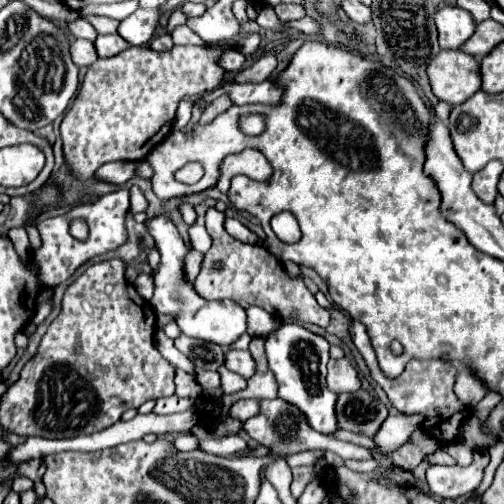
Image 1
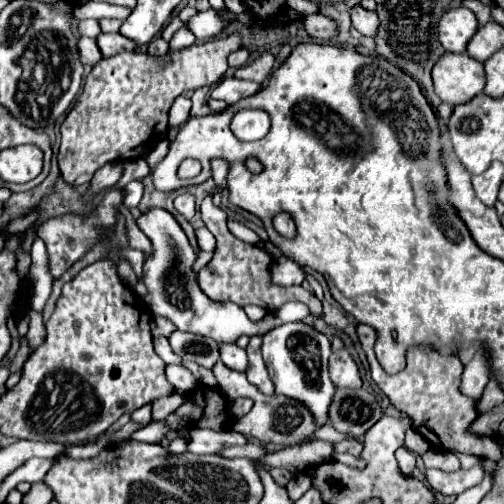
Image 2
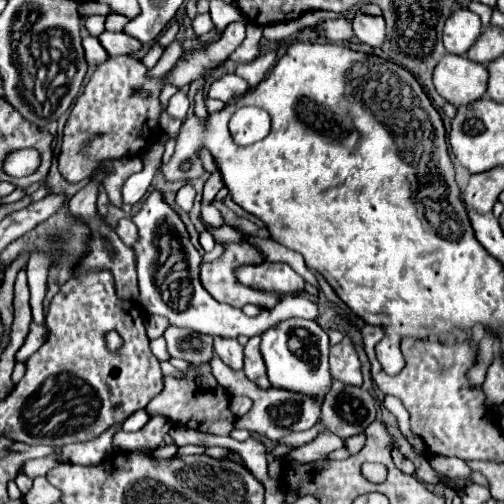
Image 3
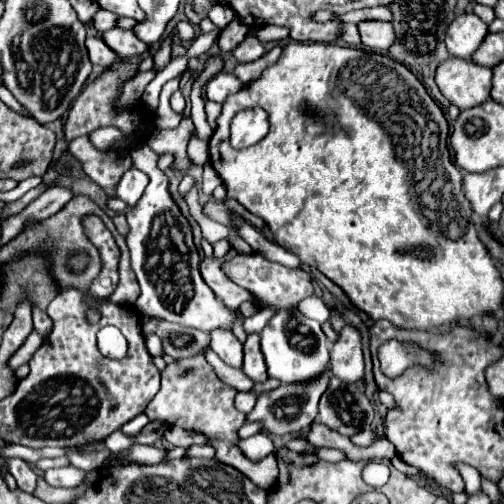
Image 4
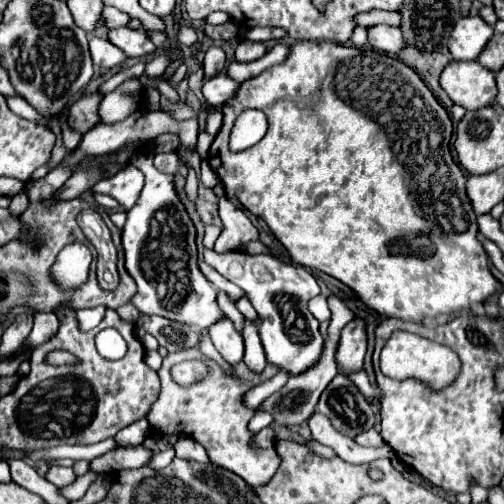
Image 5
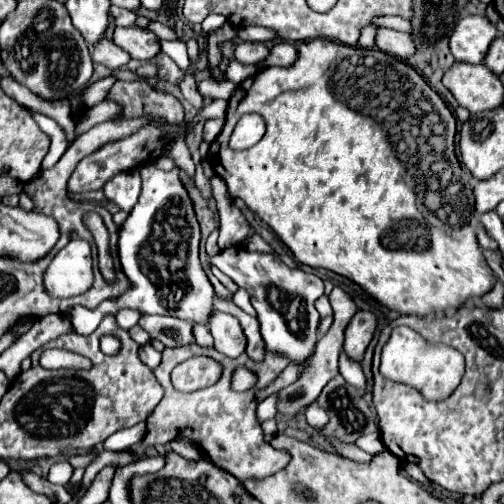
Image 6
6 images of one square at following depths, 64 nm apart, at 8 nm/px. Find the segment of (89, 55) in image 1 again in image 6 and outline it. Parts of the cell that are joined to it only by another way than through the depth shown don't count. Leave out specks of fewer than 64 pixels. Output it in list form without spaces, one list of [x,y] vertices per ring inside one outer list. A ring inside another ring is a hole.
[[[100,40],[100,44],[96,44],[96,48],[92,50],[92,60],[98,64],[104,64],[106,68],[114,70],[120,66],[126,66],[132,58],[126,50],[122,50],[120,46],[116,46],[112,40]]]

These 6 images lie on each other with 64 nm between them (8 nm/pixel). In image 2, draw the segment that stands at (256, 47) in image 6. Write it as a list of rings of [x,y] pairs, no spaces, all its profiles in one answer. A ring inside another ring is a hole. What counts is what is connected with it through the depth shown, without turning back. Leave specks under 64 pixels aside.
[[[242,46],[242,48],[238,48],[236,52],[232,52],[232,54],[228,56],[228,64],[230,64],[232,68],[240,68],[240,66],[246,64],[248,56],[250,56],[250,50],[248,50],[246,46]]]

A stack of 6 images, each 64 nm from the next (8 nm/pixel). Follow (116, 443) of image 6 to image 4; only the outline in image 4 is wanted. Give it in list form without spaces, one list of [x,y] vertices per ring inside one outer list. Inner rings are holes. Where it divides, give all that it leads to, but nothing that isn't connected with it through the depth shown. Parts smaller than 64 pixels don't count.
[[[138,416],[136,420],[130,420],[128,424],[124,424],[124,428],[122,428],[122,432],[126,434],[126,436],[136,436],[146,424],[148,424],[150,420],[146,418],[146,416]]]

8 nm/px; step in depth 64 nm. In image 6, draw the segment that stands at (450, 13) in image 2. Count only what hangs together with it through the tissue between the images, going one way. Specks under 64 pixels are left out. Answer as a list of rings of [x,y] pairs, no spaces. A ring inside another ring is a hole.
[[[486,16],[462,18],[450,36],[452,56],[456,62],[482,64],[496,34],[496,26]]]

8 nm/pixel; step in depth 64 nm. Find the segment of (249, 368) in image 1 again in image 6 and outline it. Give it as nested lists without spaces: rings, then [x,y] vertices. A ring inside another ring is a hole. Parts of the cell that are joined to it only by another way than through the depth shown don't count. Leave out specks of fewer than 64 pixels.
[[[214,310],[210,316],[210,332],[214,336],[214,348],[230,358],[238,358],[246,350],[246,336],[240,322],[232,314]]]

